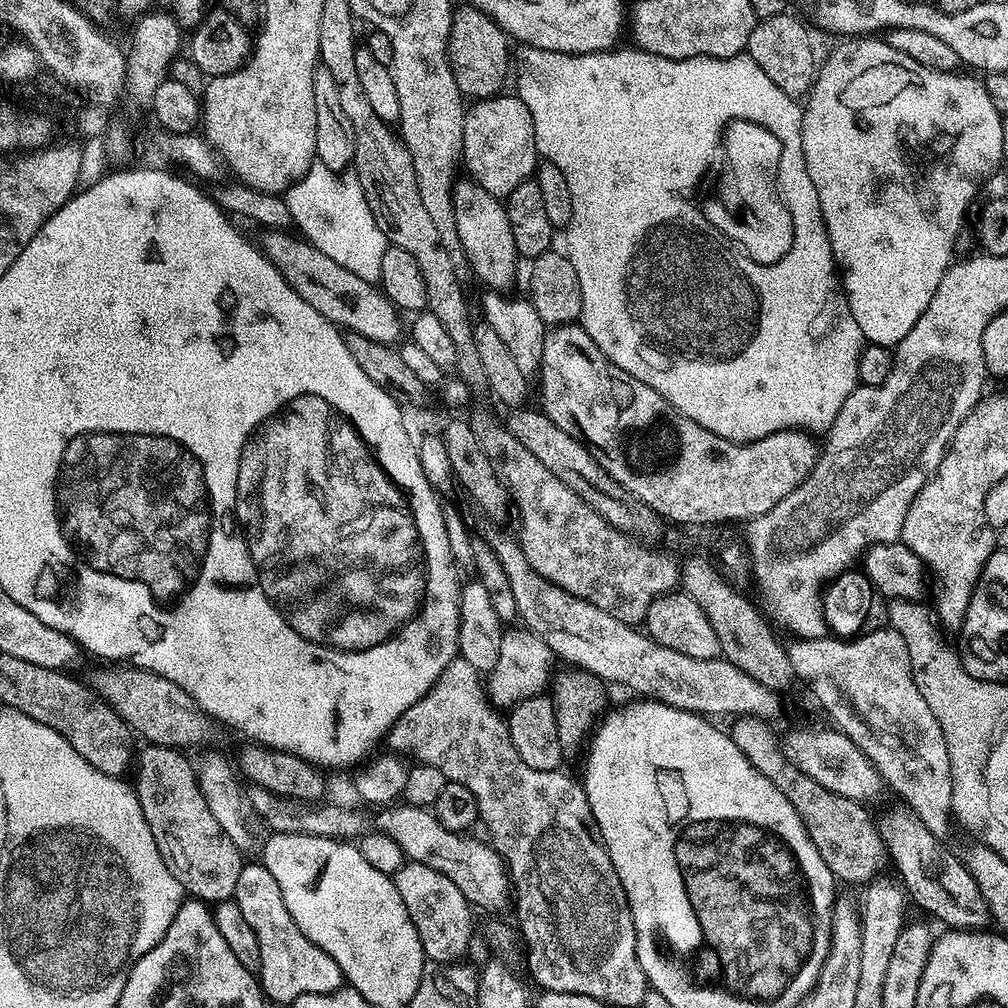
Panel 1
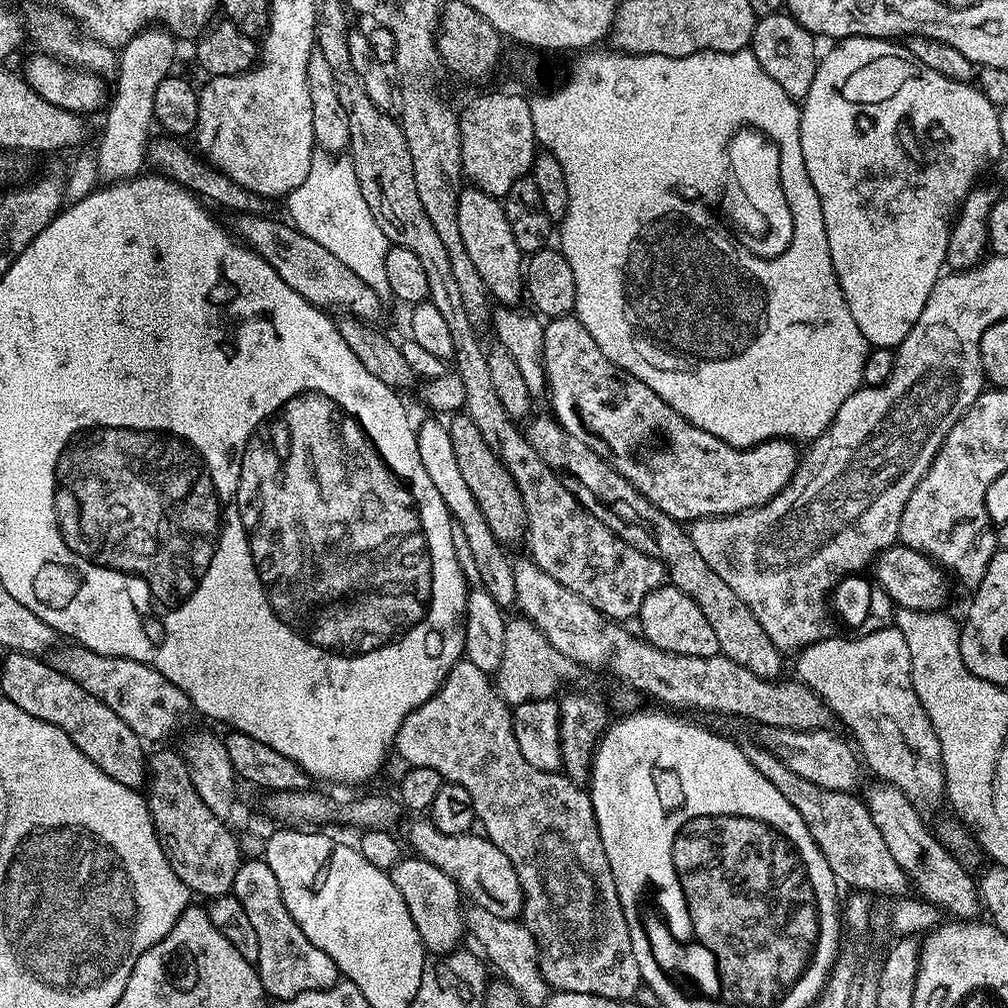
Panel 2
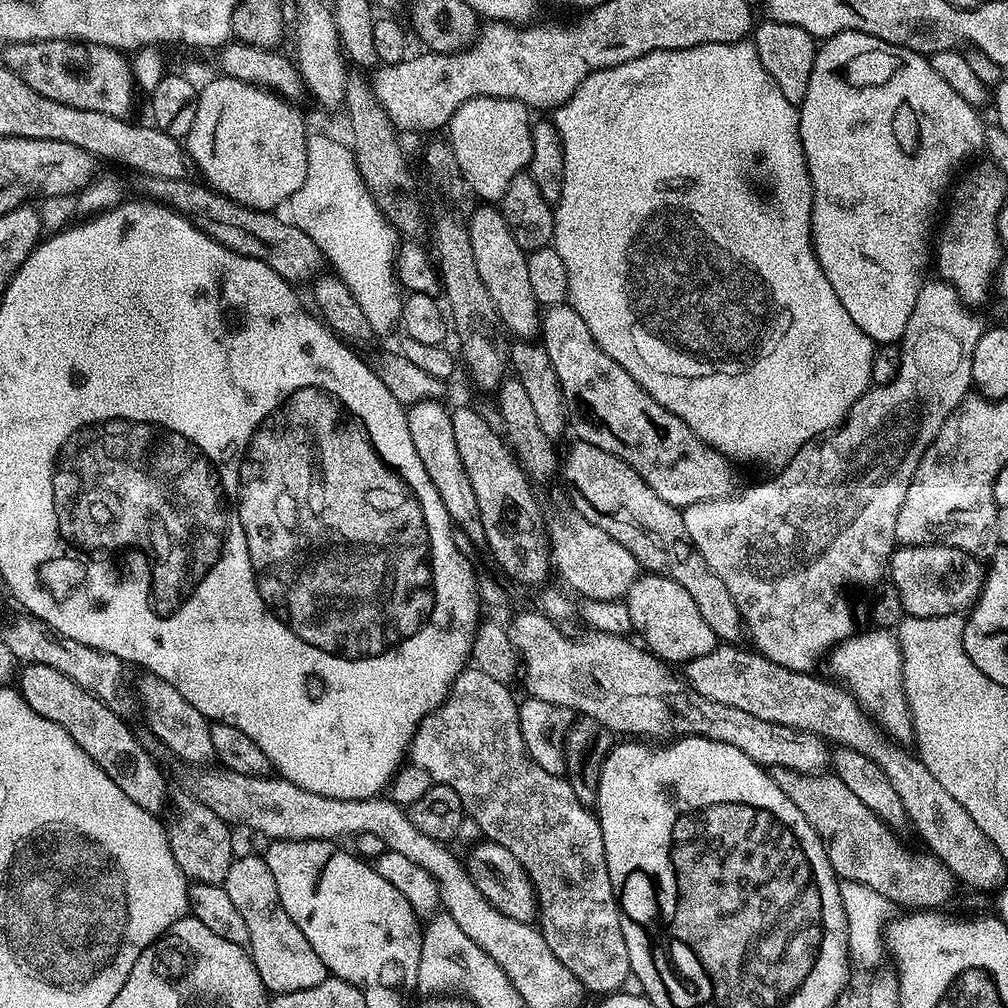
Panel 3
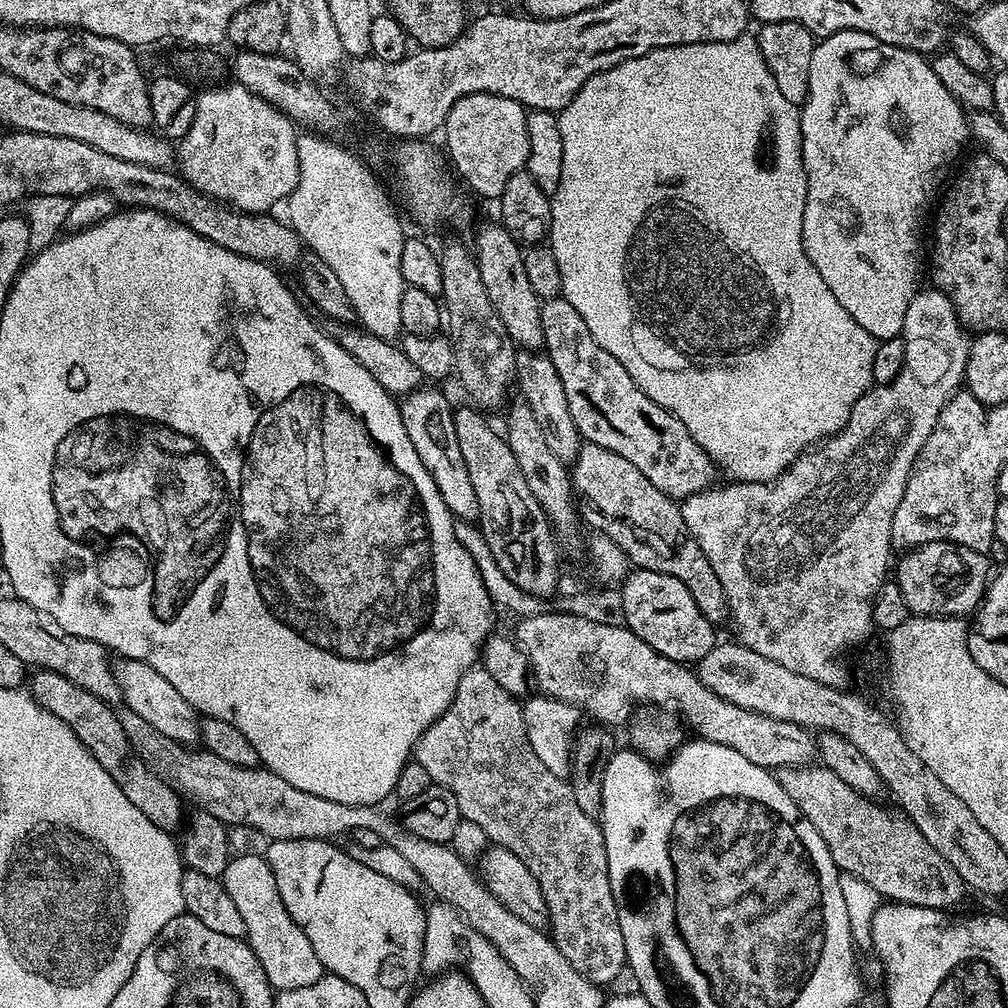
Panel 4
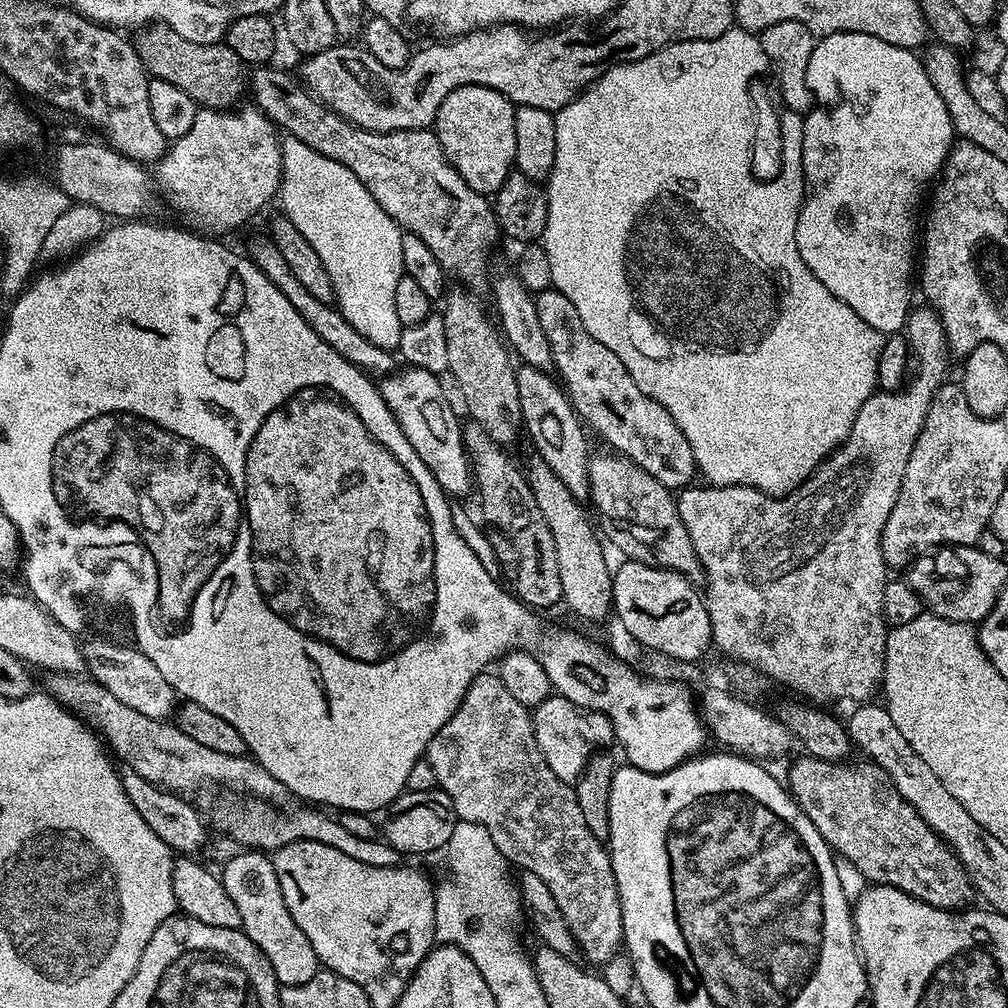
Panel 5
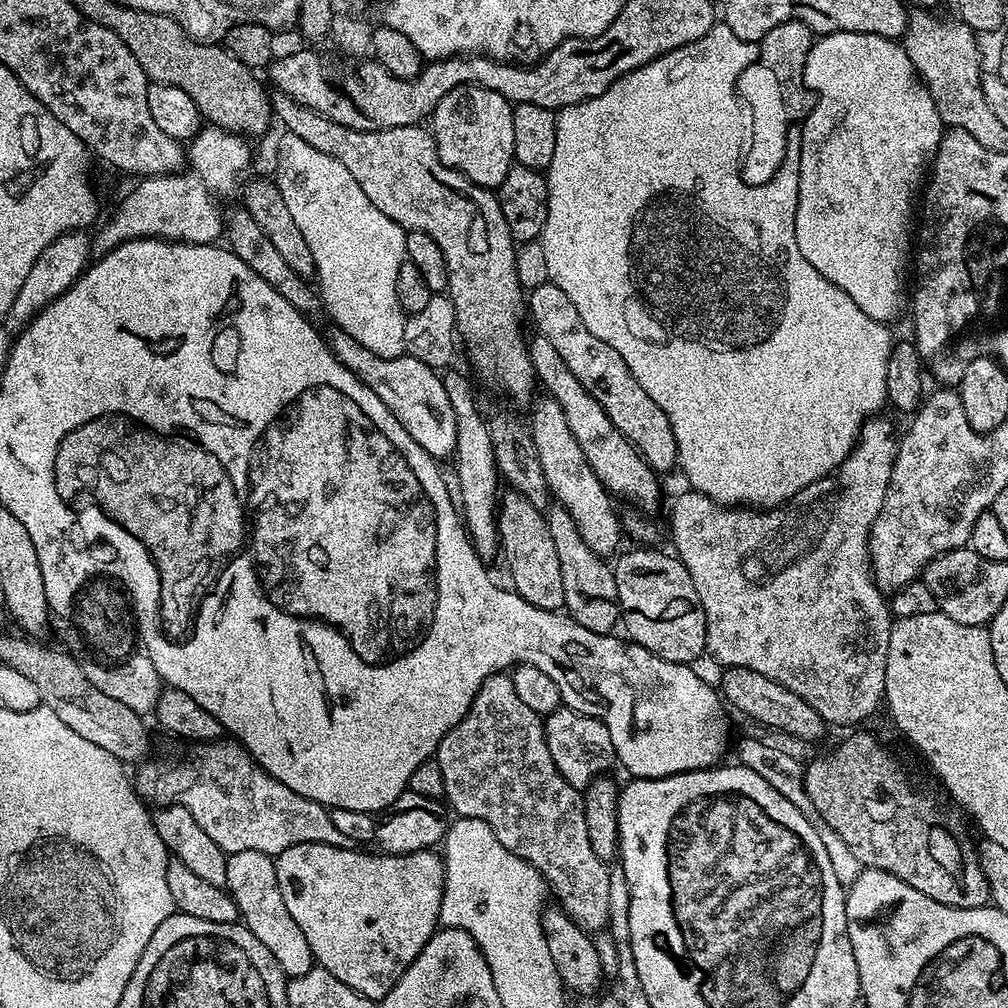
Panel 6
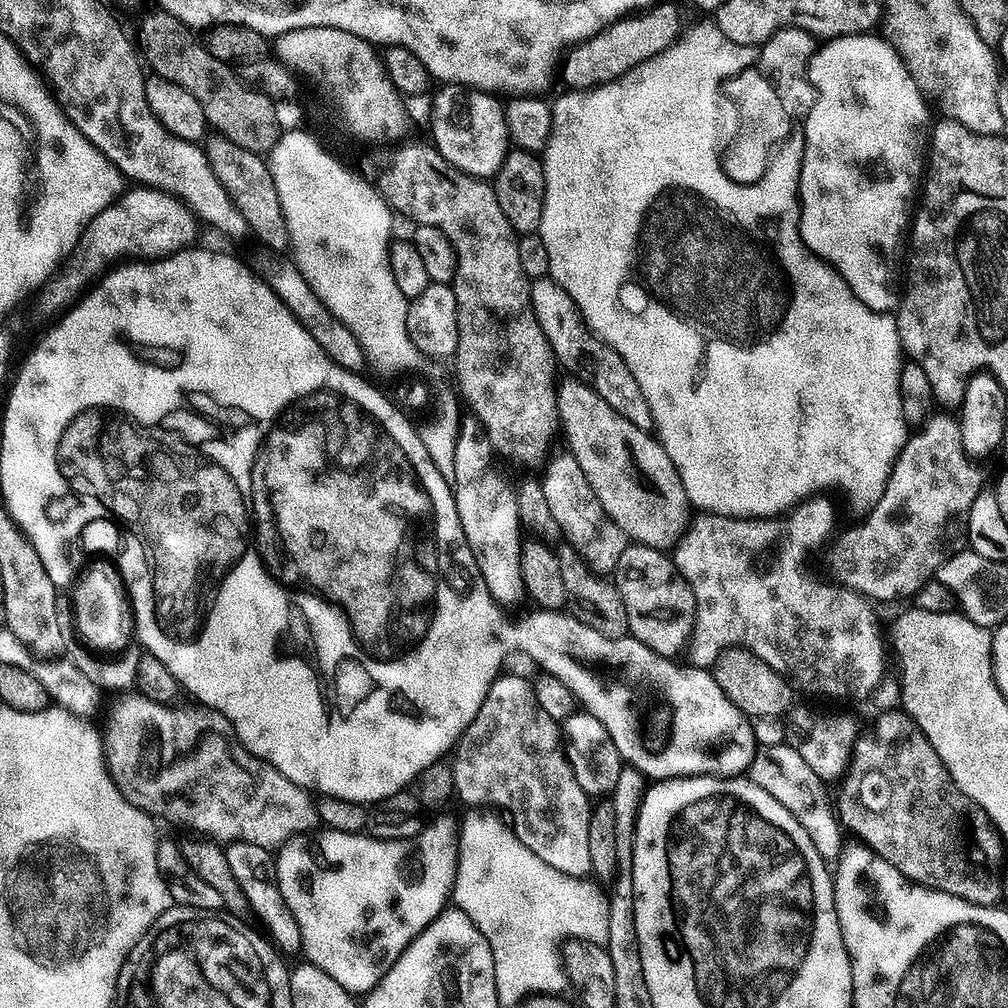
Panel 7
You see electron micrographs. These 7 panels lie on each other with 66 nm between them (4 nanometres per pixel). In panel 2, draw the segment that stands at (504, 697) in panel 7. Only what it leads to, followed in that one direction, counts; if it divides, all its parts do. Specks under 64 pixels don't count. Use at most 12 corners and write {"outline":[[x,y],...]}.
{"outline":[[459,660],[394,752],[466,786],[549,989],[632,1000],[592,797]]}

